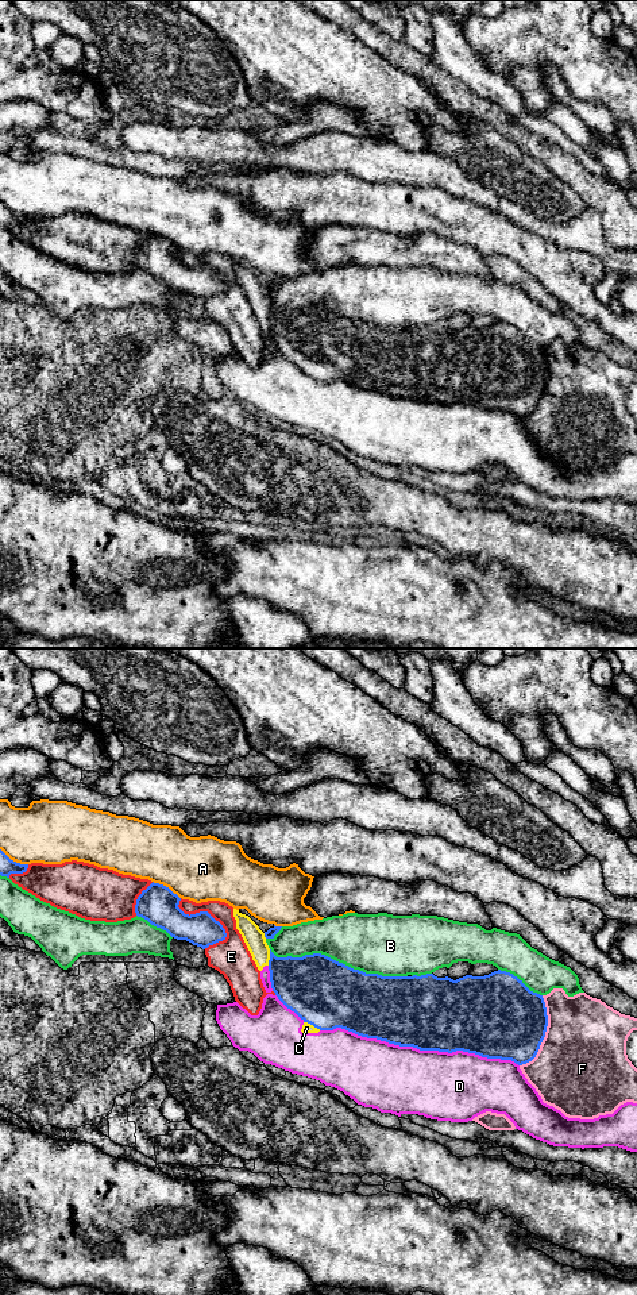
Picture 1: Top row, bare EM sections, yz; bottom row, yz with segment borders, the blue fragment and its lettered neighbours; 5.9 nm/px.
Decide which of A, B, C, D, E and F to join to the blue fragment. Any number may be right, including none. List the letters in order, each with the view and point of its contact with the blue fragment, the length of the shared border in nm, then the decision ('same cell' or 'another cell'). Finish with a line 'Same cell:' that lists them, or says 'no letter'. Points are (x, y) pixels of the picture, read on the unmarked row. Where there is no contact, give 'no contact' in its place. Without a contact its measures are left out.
A: yz (165, 238) | 200 nm | another cell
B: yz (338, 313) | 850 nm | another cell
C: yz (312, 376) | 120 nm | another cell
D: yz (420, 401) | 1200 nm | another cell
E: yz (203, 263) | 380 nm | another cell
F: yz (544, 385) | 440 nm | another cell
Same cell: no letter

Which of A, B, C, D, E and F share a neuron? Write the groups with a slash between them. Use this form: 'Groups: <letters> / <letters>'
Groups: A / B / C D / E / F

